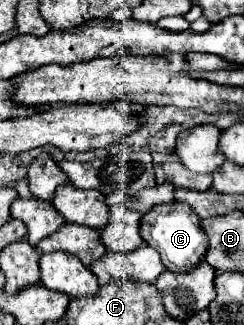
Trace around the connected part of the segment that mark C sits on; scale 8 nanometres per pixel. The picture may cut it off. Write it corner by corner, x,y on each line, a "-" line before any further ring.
167,203
157,205
141,219
141,237
147,245
155,247
163,259
163,265
173,273
187,273
197,267
207,251
207,235
201,227
201,219
187,203

